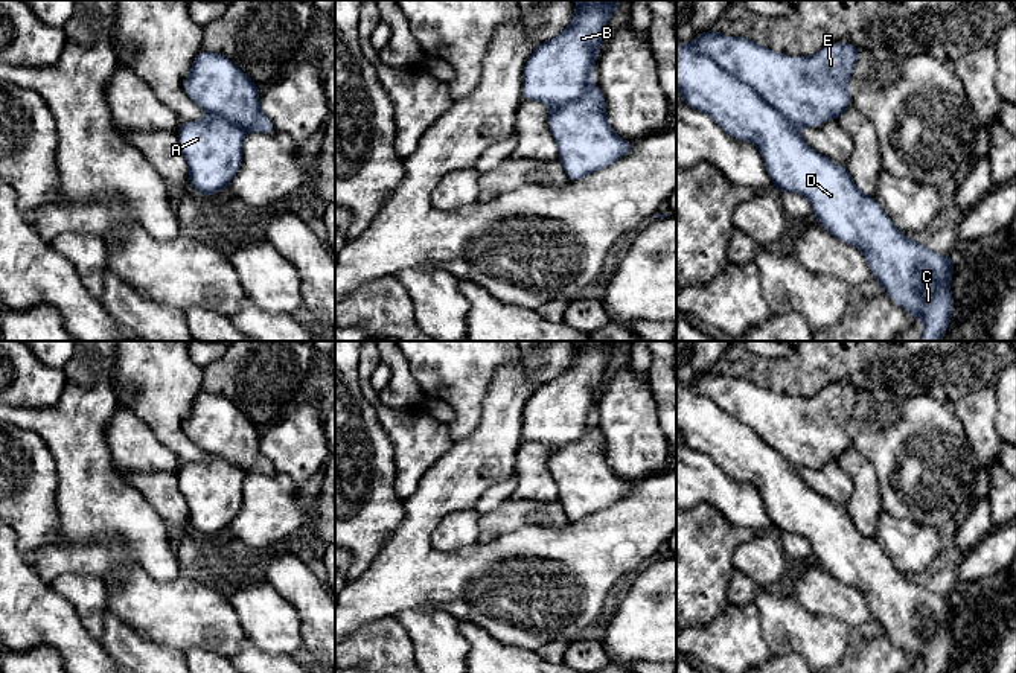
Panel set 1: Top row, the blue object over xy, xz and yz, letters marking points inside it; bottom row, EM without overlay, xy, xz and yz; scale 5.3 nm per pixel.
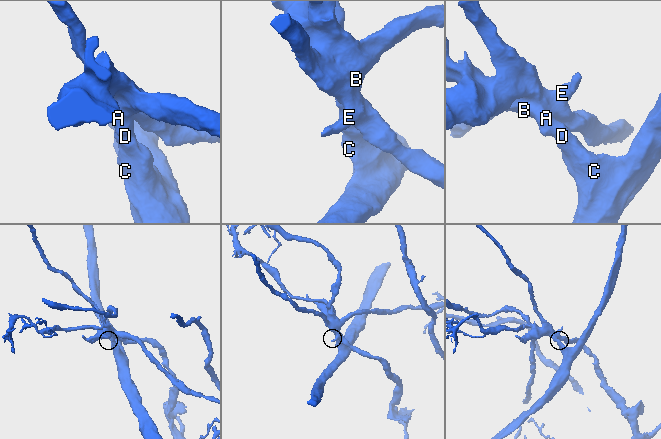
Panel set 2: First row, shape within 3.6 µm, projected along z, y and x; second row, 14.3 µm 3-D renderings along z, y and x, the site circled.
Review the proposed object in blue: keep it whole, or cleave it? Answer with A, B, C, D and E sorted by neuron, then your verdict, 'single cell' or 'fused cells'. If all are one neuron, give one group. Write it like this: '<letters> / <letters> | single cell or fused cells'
A B C D / E | fused cells

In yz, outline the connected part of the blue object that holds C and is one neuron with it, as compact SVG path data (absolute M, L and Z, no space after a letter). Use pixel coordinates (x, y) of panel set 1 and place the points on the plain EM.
M676 384L676 431L684 446L708 455L730 478L754 484L766 506L775 533L806 537L818 565L844 585L862 592L873 620L911 659L922 659L923 673L947 673L954 655L951 618L954 597L931 592L899 573L874 537L862 534L845 507L812 490L800 474L749 426L725 413L708 396Z

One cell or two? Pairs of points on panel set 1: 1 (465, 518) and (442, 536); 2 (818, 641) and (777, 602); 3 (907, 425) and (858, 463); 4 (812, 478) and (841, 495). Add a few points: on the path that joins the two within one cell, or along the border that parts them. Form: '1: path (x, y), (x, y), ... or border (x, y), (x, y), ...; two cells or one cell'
1: path (459, 524), (448, 535); one cell
2: path (808, 632), (788, 612); one cell
3: border (852, 445), (872, 463), (881, 491); two cells
4: path (820, 478), (833, 488); one cell

